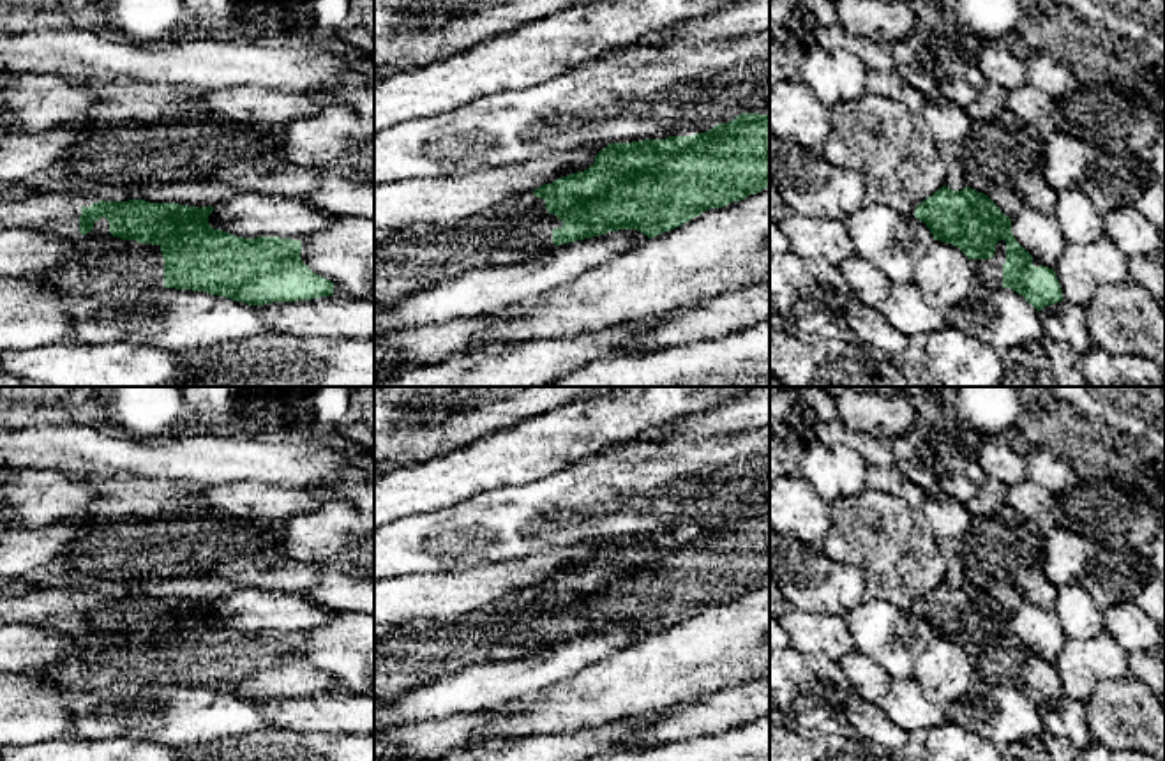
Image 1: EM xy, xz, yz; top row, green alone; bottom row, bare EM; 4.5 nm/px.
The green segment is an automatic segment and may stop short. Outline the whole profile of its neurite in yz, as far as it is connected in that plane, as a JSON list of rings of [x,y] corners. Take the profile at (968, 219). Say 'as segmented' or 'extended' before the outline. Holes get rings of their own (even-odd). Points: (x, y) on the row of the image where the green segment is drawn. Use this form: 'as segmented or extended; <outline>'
extended; [[[943,185],[923,200],[914,217],[927,224],[934,240],[958,247],[971,261],[976,279],[992,288],[1011,288],[1036,311],[1064,300],[1054,268],[1043,267],[1026,251],[1011,233],[1011,219],[983,192],[971,187],[953,191]]]

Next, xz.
extended; [[[741,113],[694,136],[611,143],[584,170],[503,200],[473,217],[374,231],[374,302],[406,298],[473,268],[521,263],[552,245],[609,231],[637,230],[648,238],[710,208],[770,187],[770,113]]]

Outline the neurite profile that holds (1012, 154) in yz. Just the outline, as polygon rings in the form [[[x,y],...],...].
[[[1011,115],[994,122],[973,120],[962,147],[966,170],[1011,189],[1022,205],[1054,214],[1059,189],[1045,175],[1047,132]]]

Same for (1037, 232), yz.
[[[1022,205],[1011,219],[1011,233],[1034,260],[1048,268],[1056,267],[1068,245],[1054,214],[1027,205]]]

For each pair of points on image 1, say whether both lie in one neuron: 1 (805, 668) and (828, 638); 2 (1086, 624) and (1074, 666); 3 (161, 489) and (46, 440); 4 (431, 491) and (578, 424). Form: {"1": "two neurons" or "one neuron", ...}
{"1": "two neurons", "2": "two neurons", "3": "two neurons", "4": "one neuron"}

